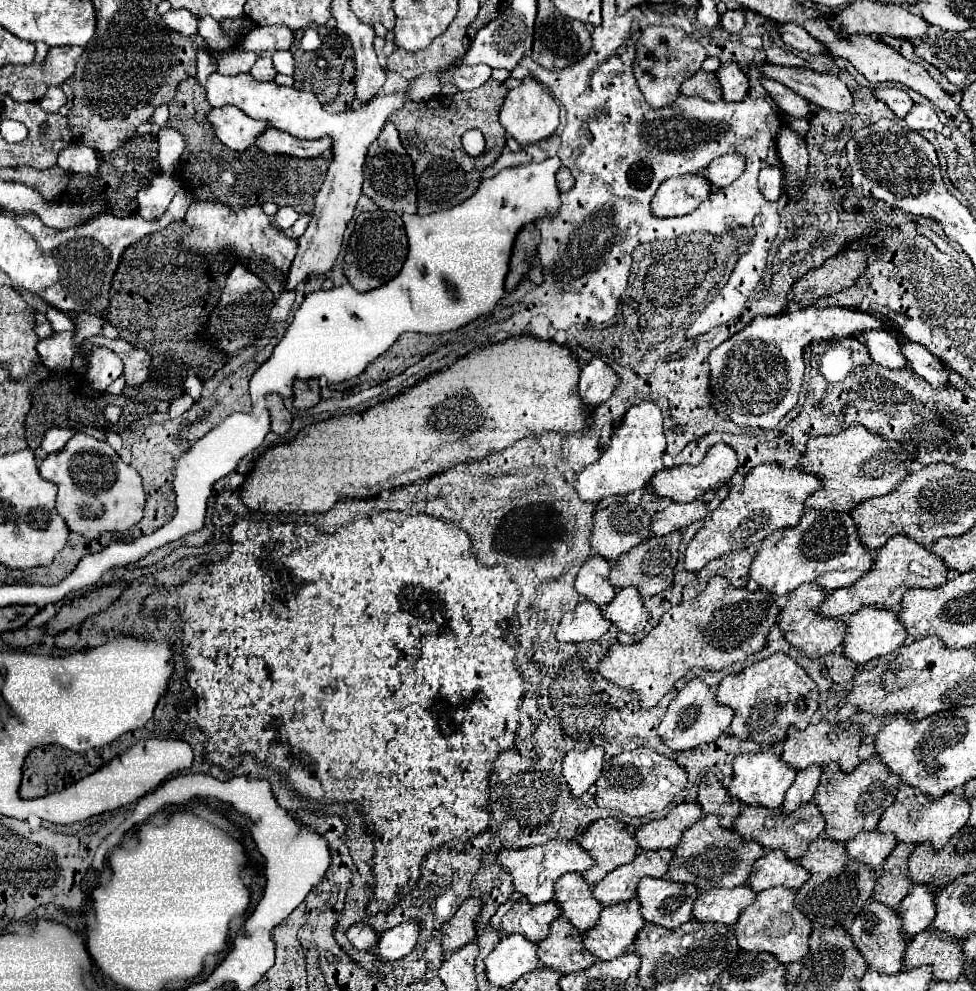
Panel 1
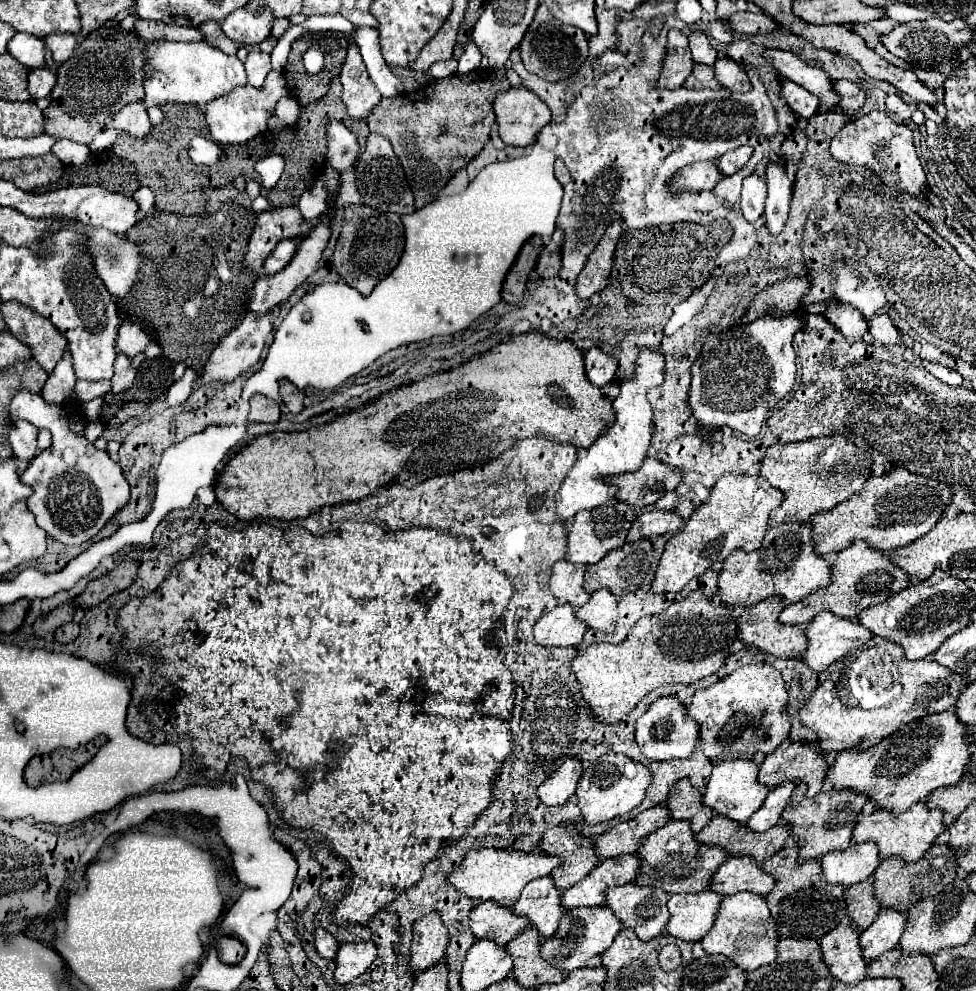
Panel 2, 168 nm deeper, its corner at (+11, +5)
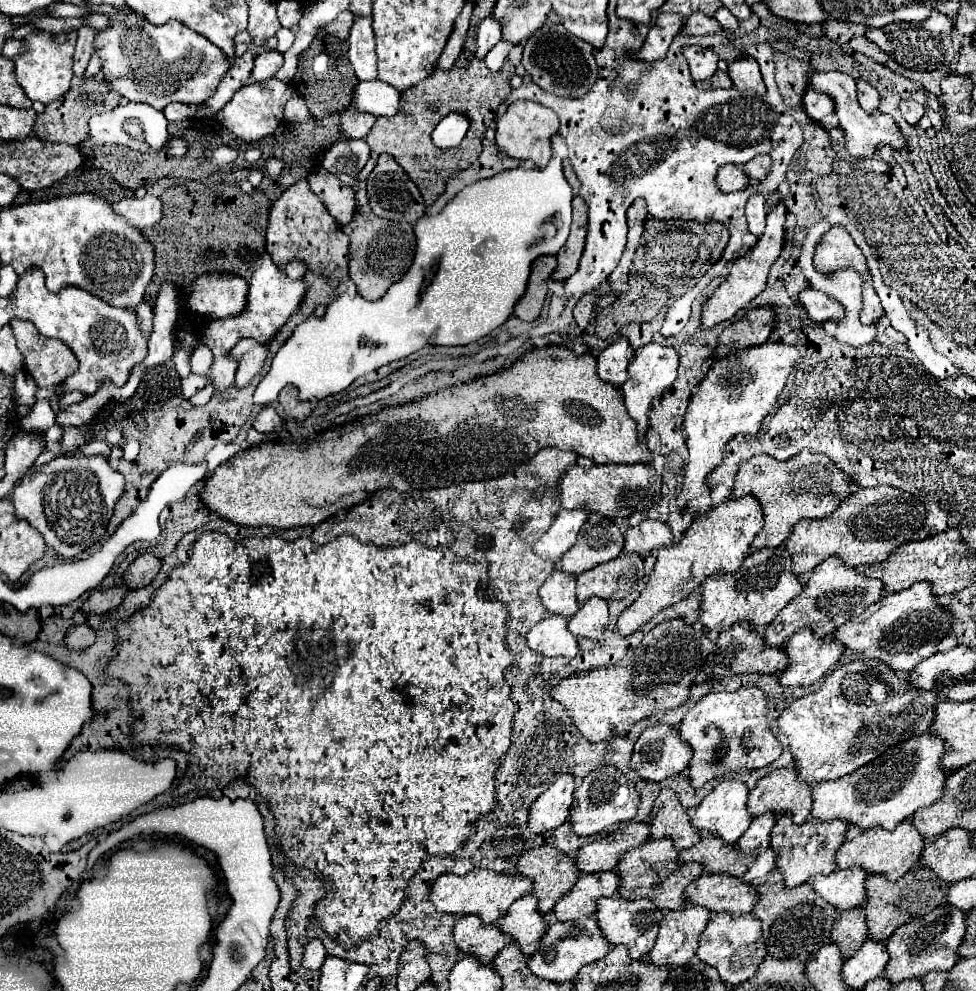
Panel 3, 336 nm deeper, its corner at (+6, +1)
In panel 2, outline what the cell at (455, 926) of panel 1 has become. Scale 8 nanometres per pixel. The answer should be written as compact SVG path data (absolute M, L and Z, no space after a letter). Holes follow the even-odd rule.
M430 912L428 916L414 922L414 938L410 950L410 968L414 972L426 970L432 964L438 964L446 954L448 934L446 926L438 912Z

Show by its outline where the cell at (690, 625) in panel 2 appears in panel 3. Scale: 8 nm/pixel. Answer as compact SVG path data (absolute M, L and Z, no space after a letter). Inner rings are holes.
M679 618L665 620L665 622L657 624L649 634L645 634L643 642L637 648L633 648L623 660L619 660L617 664L611 664L611 666L597 668L587 674L577 674L577 676L569 676L569 678L561 680L559 686L551 692L551 698L557 700L559 704L563 704L571 724L575 724L575 728L583 734L585 740L605 742L615 736L625 736L629 732L629 728L633 728L633 724L637 724L657 712L677 708L687 700L691 682L699 674L703 660L715 652L715 642L707 640L705 634L707 634L707 630L703 630L699 624L685 624Z

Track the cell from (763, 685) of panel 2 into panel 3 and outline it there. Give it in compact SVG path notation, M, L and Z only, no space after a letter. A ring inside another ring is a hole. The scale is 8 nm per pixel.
M739 688L737 692L709 692L703 696L683 718L679 726L679 736L689 748L693 750L693 756L689 760L689 784L693 788L701 788L713 778L723 778L727 772L743 772L743 770L755 770L765 768L773 764L781 754L781 744L771 732L771 718L767 716L767 700L765 694L759 688Z

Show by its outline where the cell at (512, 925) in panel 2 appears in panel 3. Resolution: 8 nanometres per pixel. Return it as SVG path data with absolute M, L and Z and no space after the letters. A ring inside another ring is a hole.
M461 916L453 928L453 940L461 952L473 954L483 964L489 964L511 942L511 936L499 932L493 924L483 924L479 916Z

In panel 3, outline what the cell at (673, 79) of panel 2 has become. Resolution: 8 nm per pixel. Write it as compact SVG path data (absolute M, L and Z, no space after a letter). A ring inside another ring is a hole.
M687 46L683 48L683 54L689 62L691 76L693 80L705 80L715 74L719 56L713 48L703 48L703 46Z

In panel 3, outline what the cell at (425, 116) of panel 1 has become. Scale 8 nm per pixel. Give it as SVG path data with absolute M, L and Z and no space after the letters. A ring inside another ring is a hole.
M473 58L467 68L453 66L449 70L435 70L423 82L405 90L401 94L399 112L391 118L377 118L377 124L371 128L365 140L371 152L375 154L387 152L389 156L393 156L399 162L399 166L409 174L409 178L417 184L425 204L431 206L445 190L447 180L453 178L459 170L471 166L479 158L483 150L481 146L483 134L487 126L495 120L499 104L509 96L511 92L509 80L513 78L513 74L515 74L515 66L511 60L505 60L501 70L491 72L485 66L485 62L479 58ZM429 106L435 106L435 110L429 110ZM451 112L459 112L467 116L471 126L459 146L441 150L433 144L431 132L439 124L439 120Z

